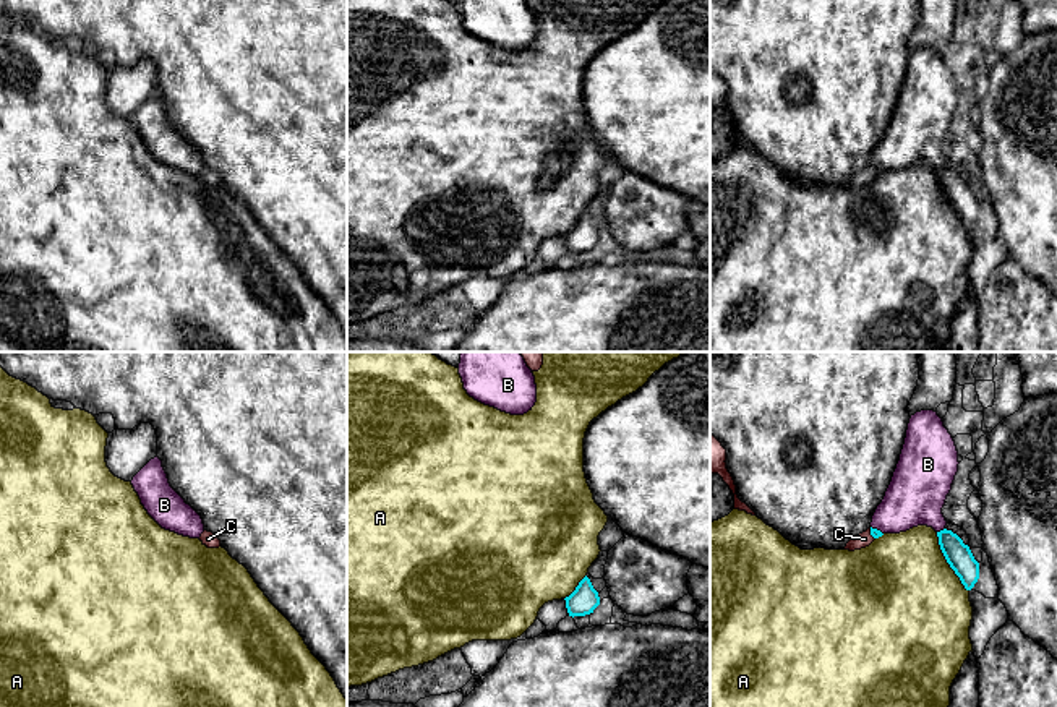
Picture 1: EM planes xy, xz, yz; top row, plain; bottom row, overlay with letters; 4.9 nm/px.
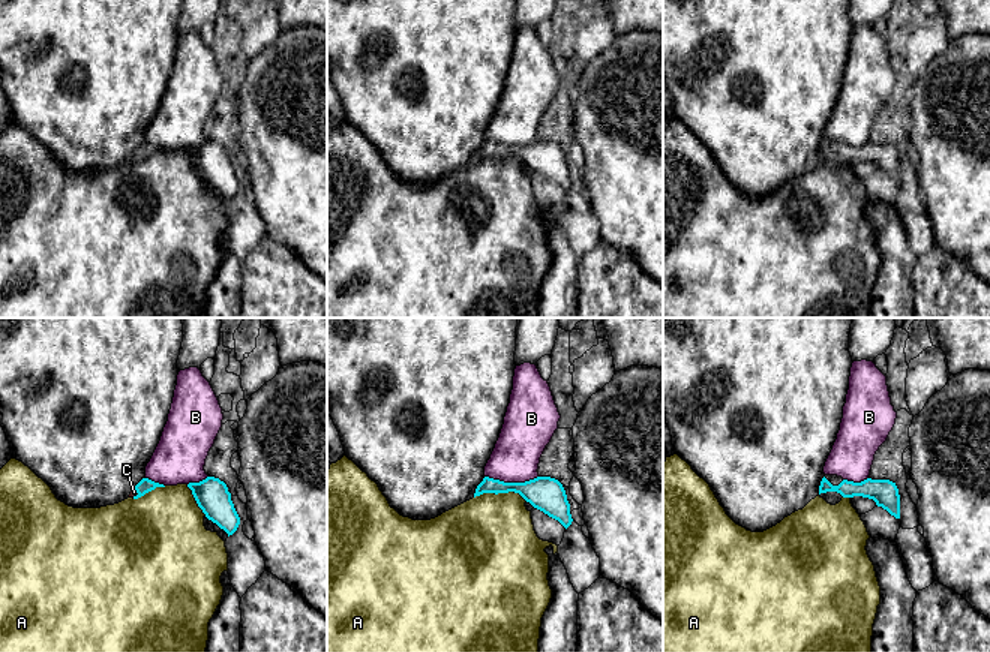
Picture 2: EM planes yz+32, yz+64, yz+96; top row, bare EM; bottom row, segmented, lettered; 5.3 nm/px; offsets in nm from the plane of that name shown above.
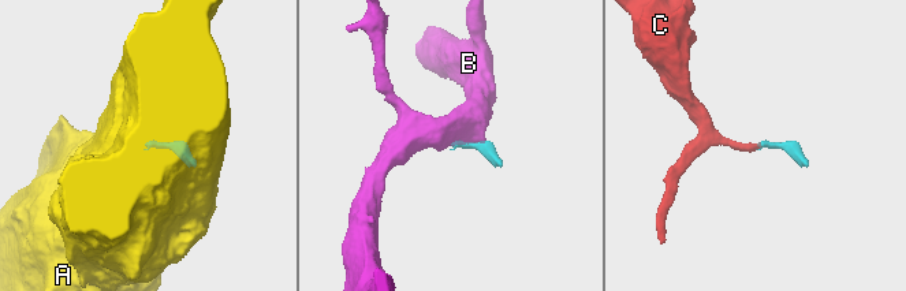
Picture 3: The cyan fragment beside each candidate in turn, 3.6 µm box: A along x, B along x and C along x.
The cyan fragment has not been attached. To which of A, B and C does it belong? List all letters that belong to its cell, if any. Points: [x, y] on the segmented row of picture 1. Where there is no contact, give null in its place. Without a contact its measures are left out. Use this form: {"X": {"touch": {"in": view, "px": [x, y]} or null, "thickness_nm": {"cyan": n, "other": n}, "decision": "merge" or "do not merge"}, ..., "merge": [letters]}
{"A": {"touch": {"in": "yz", "px": [947, 561]}, "thickness_nm": {"cyan": 130, "other": 500}, "decision": "do not merge"}, "B": {"touch": {"in": "yz", "px": [941, 531]}, "thickness_nm": {"cyan": 130, "other": 280}, "decision": "do not merge"}, "C": {"touch": {"in": "yz", "px": [871, 534]}, "thickness_nm": {"cyan": 50, "other": 70}, "decision": "merge"}, "merge": ["C"]}

